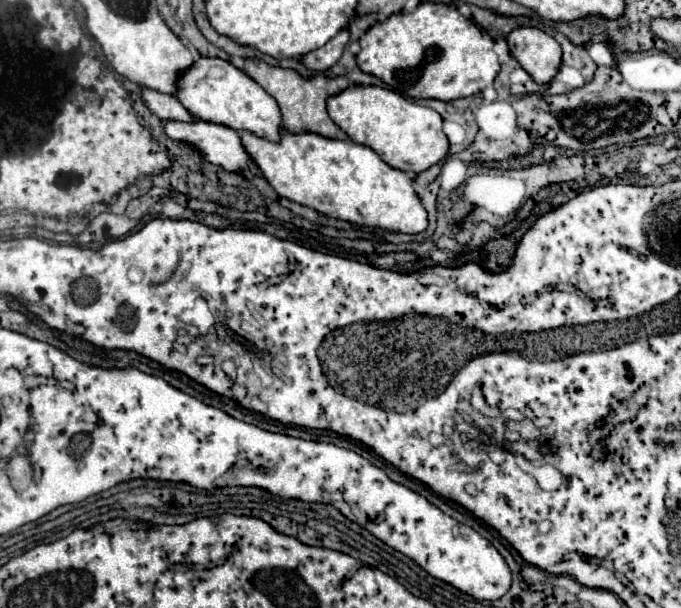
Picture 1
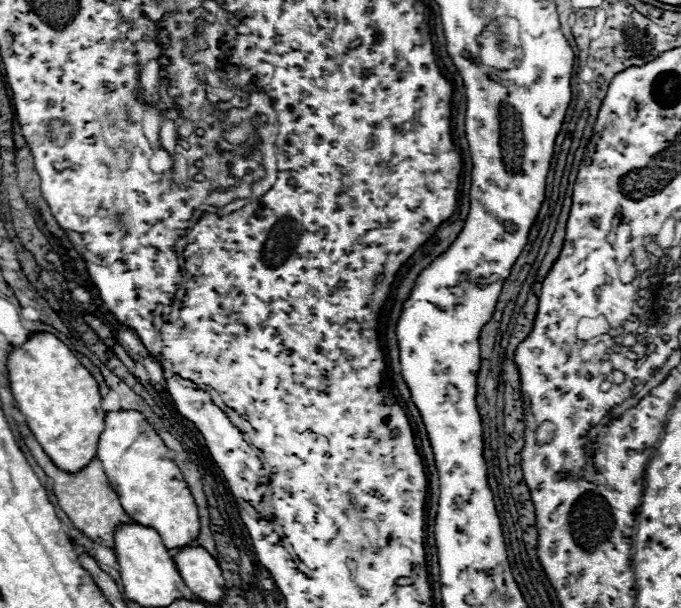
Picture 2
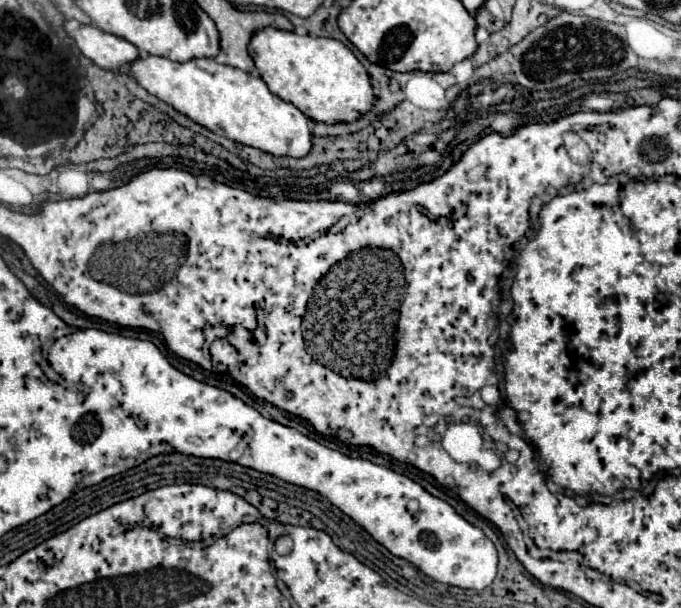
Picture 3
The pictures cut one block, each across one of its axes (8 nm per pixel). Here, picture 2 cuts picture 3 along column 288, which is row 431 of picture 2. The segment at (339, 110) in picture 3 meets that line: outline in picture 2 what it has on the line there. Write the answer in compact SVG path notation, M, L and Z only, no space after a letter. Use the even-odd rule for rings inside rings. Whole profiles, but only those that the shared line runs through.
M32 334L24 346L12 346L8 356L8 376L12 380L16 406L50 460L70 474L88 466L98 452L106 410L102 408L96 380L72 350L52 334Z

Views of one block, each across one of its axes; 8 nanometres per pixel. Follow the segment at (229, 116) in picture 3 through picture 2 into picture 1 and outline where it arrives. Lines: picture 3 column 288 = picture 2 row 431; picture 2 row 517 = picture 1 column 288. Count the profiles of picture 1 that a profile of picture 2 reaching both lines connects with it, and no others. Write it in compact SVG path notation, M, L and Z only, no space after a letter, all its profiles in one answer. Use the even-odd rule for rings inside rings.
M286 128L280 130L280 142L270 142L266 138L254 136L248 130L240 130L240 140L252 162L260 168L262 176L268 180L268 184L284 198L310 206L320 214L348 220L360 226L376 226L384 230L398 230L406 234L418 234L424 232L428 226L426 210L418 200L418 194L414 192L412 178L406 176L402 170L396 170L388 166L372 148L352 142L352 140L332 140L324 138L314 132L300 132L292 134Z

